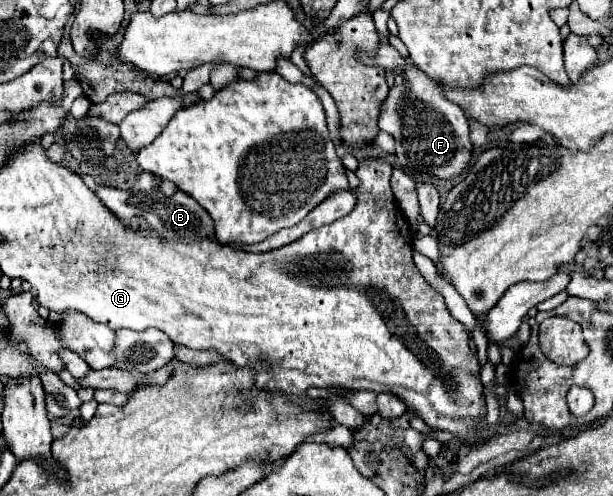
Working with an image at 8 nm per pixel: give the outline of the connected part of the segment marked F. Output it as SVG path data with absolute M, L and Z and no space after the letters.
M409 68L401 84L395 84L383 102L379 128L395 138L399 164L411 172L423 172L439 180L459 176L471 162L473 144L469 138L469 120L465 112L441 96L441 86L419 68Z

